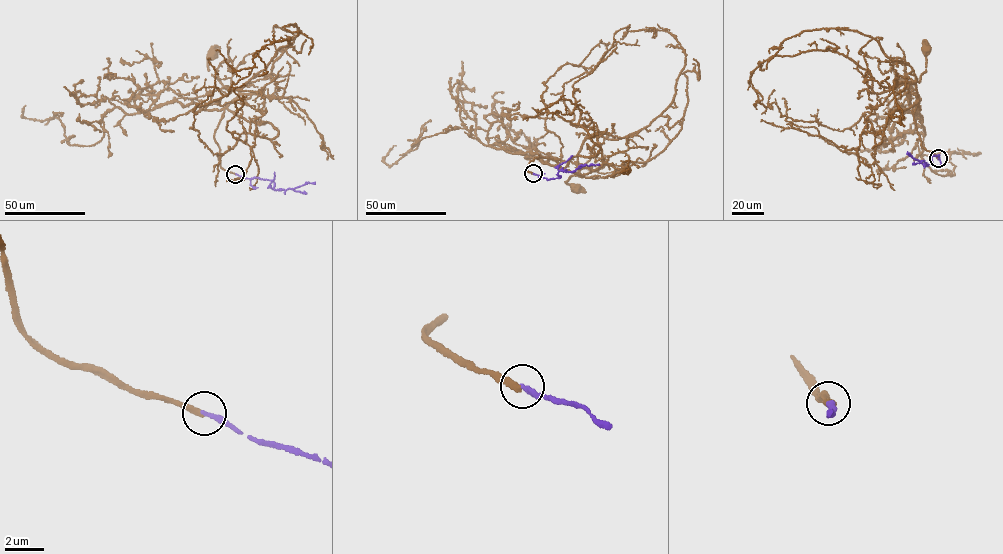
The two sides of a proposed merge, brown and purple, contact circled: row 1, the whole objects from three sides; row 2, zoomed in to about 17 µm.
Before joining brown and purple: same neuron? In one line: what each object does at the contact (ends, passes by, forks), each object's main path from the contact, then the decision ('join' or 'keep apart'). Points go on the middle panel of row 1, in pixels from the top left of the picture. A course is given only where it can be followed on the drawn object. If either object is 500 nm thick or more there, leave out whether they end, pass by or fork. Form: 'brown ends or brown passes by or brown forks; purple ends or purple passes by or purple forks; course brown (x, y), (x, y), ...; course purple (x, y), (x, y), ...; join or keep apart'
brown ends; purple ends; course brown (533, 173), (525, 169), (535, 158), (554, 159), (564, 169), (581, 175), (572, 175), (565, 182), (575, 187); course purple (533, 173), (548, 179), (561, 177), (557, 175), (560, 170), (571, 172), (583, 166), (599, 165); keep apart

